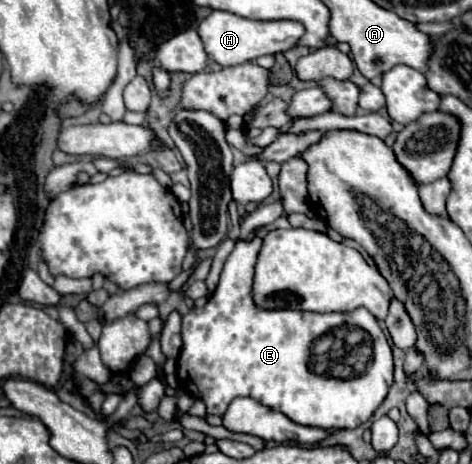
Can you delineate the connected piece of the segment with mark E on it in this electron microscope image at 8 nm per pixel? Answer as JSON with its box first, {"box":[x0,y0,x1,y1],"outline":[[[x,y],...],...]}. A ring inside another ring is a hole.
{"box":[178,237,394,429],"outline":[[[254,237],[250,243],[238,241],[234,251],[228,255],[228,259],[224,263],[218,287],[212,293],[212,297],[208,299],[208,303],[200,309],[188,311],[182,317],[182,341],[184,341],[184,345],[182,345],[182,351],[178,357],[178,377],[188,377],[188,379],[184,379],[184,389],[190,395],[194,395],[196,399],[204,401],[208,415],[224,415],[224,411],[228,409],[232,399],[252,397],[252,399],[260,401],[262,405],[270,407],[272,411],[284,413],[286,417],[290,417],[298,425],[310,425],[310,427],[322,427],[322,429],[354,429],[354,427],[366,423],[372,417],[372,413],[378,409],[378,405],[384,401],[384,397],[388,395],[388,389],[392,385],[392,369],[394,369],[392,349],[390,349],[376,317],[364,307],[354,309],[350,313],[308,313],[308,311],[292,311],[292,309],[260,309],[260,307],[256,307],[254,297],[252,297],[252,281],[254,281],[254,265],[256,265],[256,257],[258,257],[260,249],[262,249],[260,237]],[[316,341],[322,341],[322,347],[318,347]]]}

